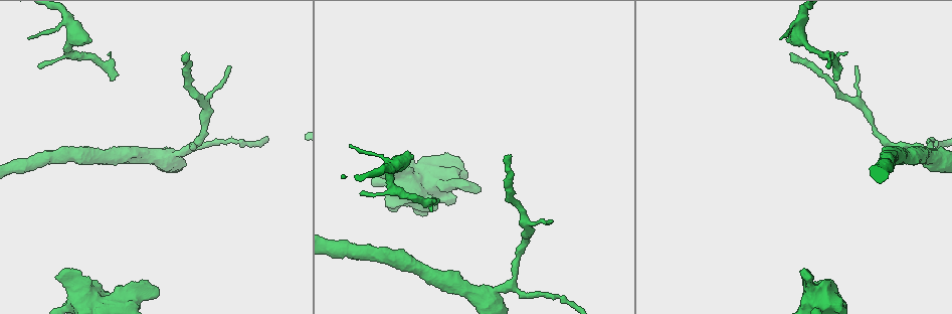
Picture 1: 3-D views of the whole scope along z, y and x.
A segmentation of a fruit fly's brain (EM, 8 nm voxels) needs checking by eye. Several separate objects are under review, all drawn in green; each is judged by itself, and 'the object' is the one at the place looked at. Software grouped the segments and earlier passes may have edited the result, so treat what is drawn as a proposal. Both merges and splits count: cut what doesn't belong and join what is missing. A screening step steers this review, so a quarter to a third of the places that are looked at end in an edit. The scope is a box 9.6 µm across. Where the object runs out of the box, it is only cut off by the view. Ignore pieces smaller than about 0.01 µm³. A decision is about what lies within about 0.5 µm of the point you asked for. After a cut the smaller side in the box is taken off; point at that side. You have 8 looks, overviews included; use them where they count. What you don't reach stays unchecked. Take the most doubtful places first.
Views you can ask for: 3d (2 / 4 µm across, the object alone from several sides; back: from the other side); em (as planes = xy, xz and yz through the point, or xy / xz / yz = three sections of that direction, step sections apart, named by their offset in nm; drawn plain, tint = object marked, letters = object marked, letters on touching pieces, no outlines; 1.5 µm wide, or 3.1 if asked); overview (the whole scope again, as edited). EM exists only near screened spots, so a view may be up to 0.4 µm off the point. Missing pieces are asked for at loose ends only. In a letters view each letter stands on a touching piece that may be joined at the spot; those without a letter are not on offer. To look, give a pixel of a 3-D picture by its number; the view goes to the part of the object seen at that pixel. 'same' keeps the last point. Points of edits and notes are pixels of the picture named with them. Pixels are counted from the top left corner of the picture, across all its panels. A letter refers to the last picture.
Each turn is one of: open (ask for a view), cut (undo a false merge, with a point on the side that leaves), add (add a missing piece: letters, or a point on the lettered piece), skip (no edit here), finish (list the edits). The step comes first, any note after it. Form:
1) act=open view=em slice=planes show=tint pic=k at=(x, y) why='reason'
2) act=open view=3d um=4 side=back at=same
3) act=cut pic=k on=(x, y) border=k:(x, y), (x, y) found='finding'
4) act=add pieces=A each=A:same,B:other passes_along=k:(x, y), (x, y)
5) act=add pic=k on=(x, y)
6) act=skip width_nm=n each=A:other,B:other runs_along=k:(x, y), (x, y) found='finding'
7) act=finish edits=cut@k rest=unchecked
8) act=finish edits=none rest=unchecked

act=open view=3d um=4 pic=1 at=(511, 157) why='an open end'

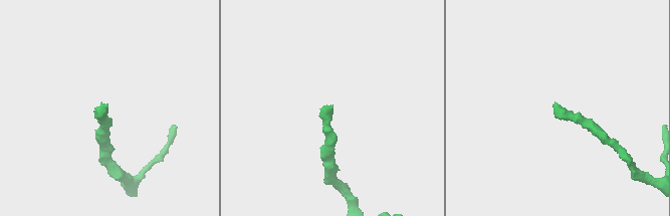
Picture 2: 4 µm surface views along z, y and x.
act=open view=em slice=planes show=tint pic=2 at=(554, 106) why='need the tissue'

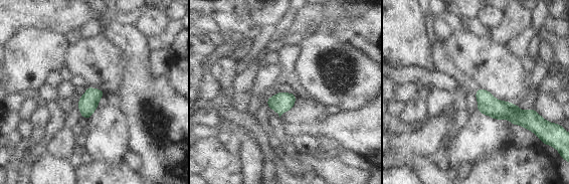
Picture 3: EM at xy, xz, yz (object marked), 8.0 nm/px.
act=open view=em slice=planes show=letters at=same

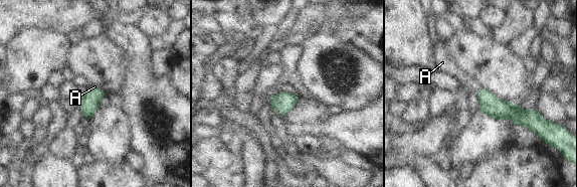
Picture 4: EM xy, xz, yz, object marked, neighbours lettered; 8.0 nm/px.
act=add pieces=A each=A:same passes_along=4:(489, 104), (479, 89), (469, 82) found='the neuron continues'

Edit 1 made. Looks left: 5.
act=open view=overview

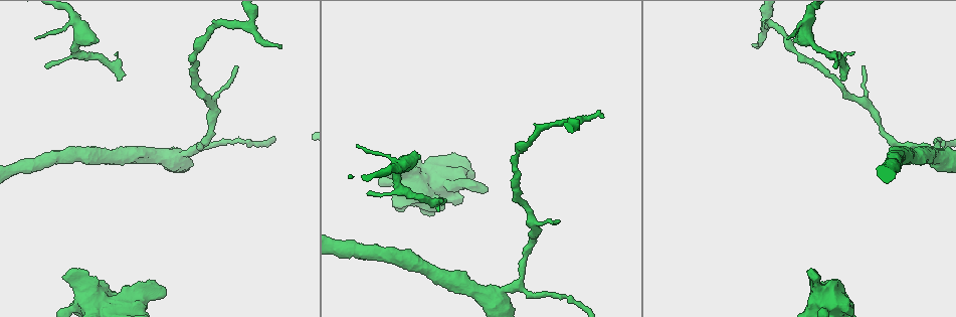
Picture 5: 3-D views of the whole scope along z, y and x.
act=open view=3d um=2 pic=5 at=(841, 78) why='an open end'

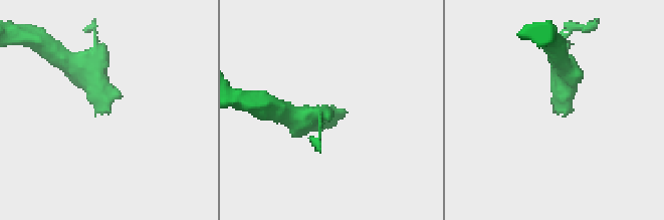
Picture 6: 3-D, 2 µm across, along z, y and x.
act=open view=em slice=yz step=4 show=tint pic=6 at=(110, 112)

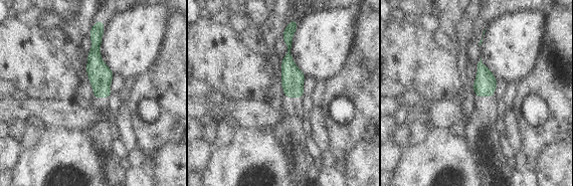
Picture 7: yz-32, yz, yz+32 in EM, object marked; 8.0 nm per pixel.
act=open view=em slice=xz step=4 show=letters at=same

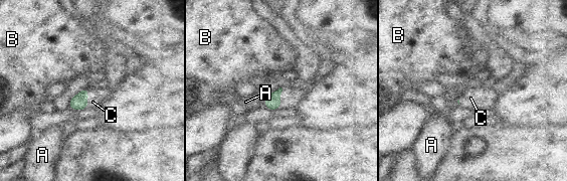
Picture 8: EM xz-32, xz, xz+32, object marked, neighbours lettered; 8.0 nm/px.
act=add pieces=C each=A:other,B:other,C:same found='the neuron continues'

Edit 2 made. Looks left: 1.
act=finish edits=add@4,add@8 rest=unchecked

